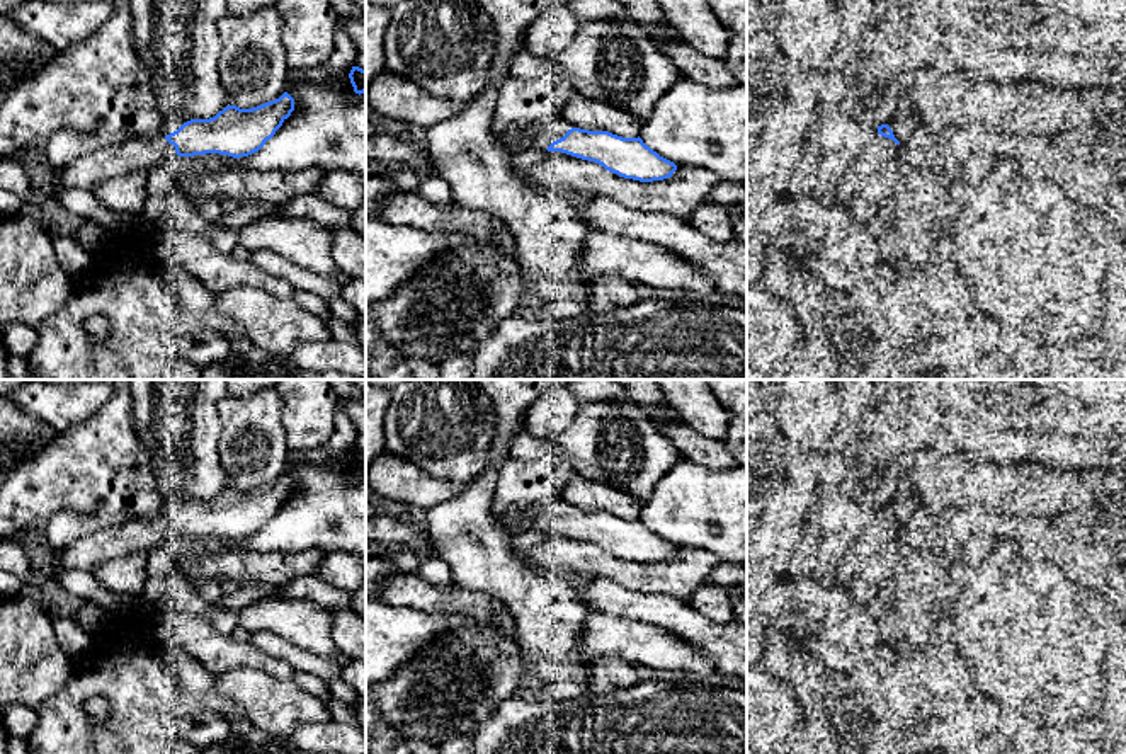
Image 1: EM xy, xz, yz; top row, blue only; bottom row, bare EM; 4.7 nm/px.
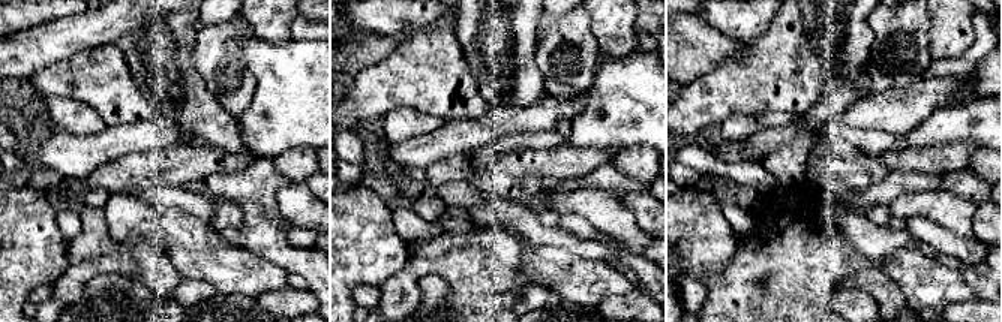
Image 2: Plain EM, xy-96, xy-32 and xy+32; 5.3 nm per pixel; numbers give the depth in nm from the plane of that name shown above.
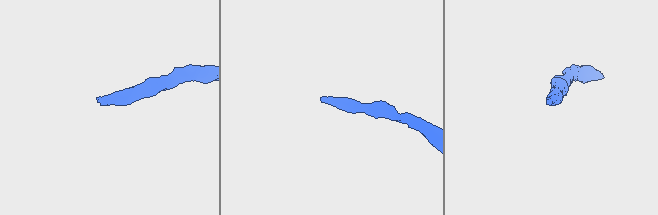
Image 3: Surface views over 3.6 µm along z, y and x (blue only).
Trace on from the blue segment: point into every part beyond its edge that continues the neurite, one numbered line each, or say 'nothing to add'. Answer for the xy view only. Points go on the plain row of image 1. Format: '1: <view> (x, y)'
1: xy (87, 554)

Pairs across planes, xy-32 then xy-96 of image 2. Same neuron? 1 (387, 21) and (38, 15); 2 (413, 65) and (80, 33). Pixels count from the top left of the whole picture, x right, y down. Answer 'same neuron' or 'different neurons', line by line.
1: same neuron
2: different neurons

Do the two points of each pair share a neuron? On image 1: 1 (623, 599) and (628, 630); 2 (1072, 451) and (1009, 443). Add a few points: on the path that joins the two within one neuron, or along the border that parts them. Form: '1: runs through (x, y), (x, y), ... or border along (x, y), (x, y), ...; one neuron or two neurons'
1: border along (589, 606), (604, 613), (628, 615), (664, 628); two neurons
2: runs through (1057, 451), (1024, 445); one neuron

